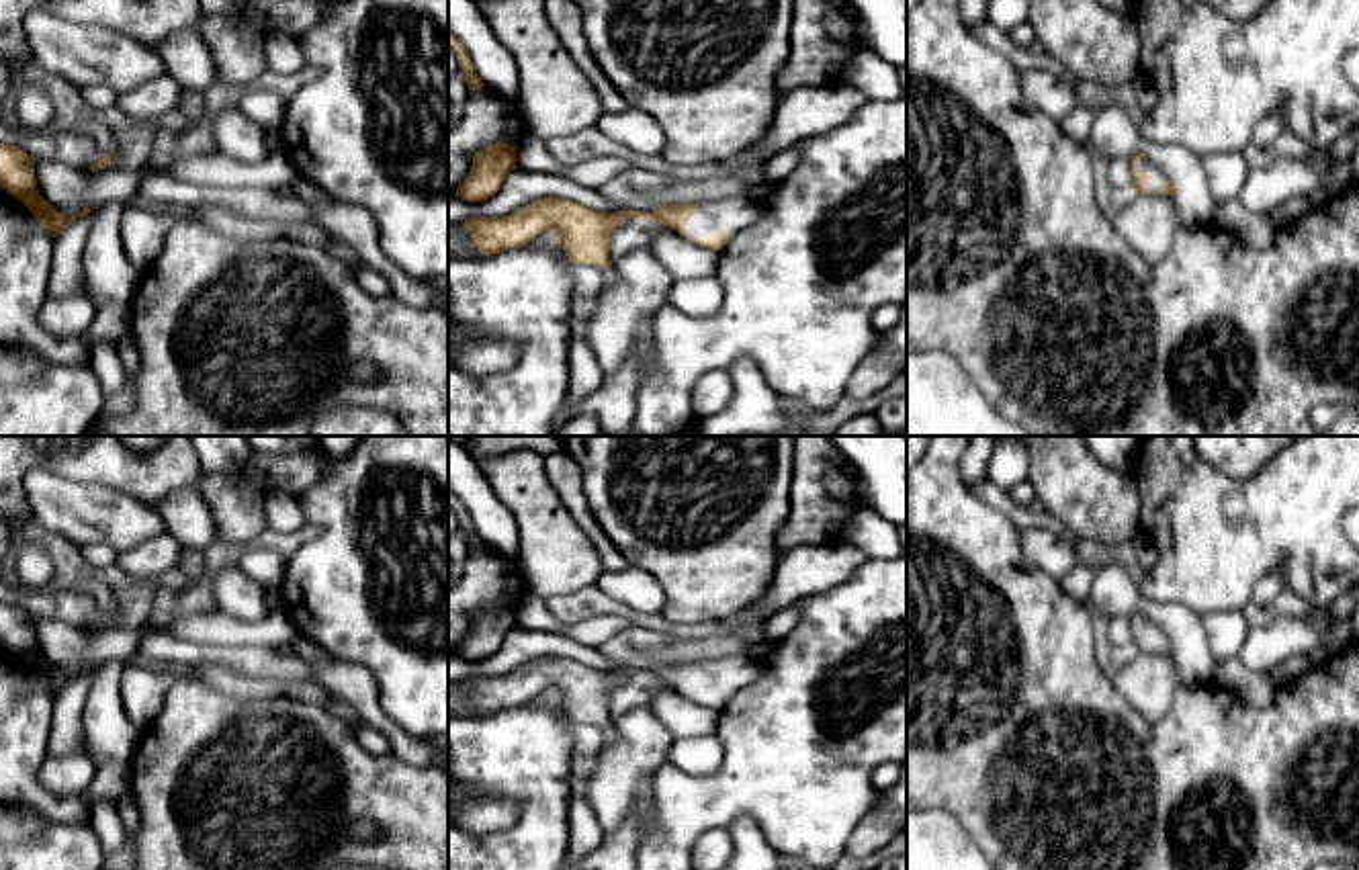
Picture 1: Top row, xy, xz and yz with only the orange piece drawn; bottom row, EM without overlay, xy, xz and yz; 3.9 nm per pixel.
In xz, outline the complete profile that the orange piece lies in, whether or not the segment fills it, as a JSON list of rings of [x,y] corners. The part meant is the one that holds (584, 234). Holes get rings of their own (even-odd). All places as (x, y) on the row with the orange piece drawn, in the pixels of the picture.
[[[536,199],[503,217],[473,217],[461,223],[485,256],[516,250],[555,229],[573,264],[608,268],[610,242],[622,219],[653,219],[669,225],[690,242],[720,252],[731,237],[761,217],[761,205],[751,199],[720,199],[714,203],[663,205],[653,213],[594,211],[569,199]]]

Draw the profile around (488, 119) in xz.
[[[487,86],[469,90],[463,117],[448,131],[448,197],[467,180],[479,149],[495,143],[520,145],[526,135],[518,102]]]

